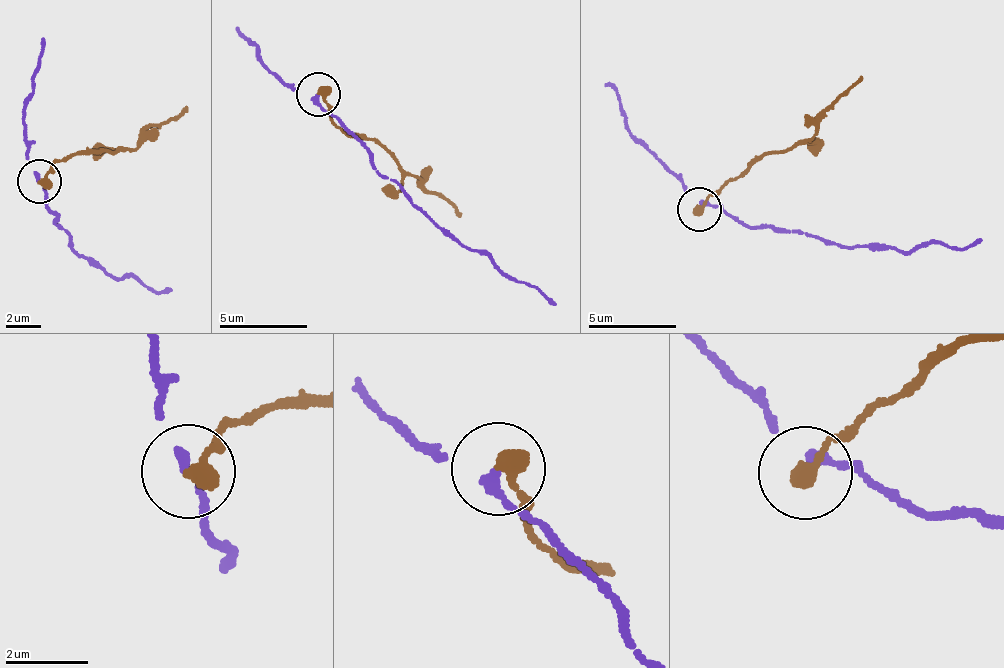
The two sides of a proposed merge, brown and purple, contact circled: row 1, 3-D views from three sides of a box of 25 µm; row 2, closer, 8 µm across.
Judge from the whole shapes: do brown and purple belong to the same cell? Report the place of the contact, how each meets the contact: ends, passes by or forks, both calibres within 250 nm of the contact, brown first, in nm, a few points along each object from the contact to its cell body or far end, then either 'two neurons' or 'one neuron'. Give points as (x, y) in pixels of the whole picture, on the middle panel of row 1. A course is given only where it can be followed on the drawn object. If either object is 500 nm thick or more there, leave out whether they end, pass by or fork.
(318, 94) | brown ends | purple ends | 420/280 nm | brown via (318, 95), (338, 128), (379, 138), (459, 215) | purple via (318, 95), (324, 109), (416, 206), (473, 251), (490, 252), (504, 271), (536, 285), (558, 305) | two neurons

